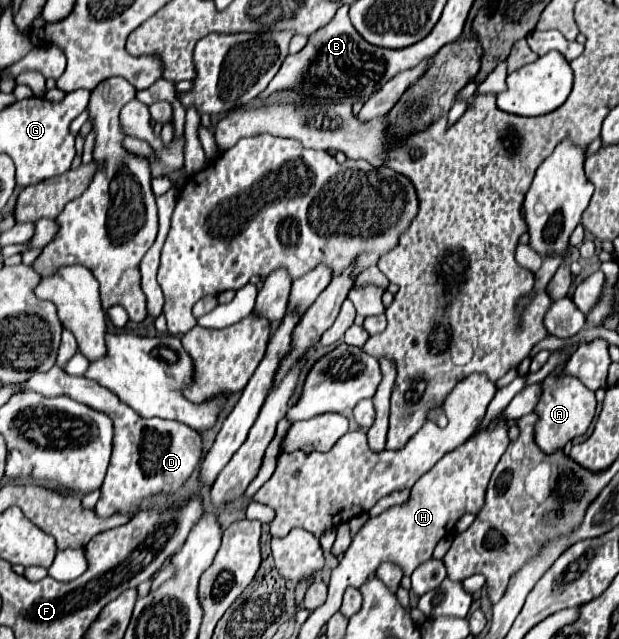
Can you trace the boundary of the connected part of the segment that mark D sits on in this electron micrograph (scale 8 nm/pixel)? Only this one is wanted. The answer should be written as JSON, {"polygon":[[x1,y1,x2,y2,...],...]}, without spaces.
{"polygon":[[53,367,47,373,33,375,23,383,25,389,41,393,45,397,67,395,95,411,109,415,113,421,113,455,107,469,107,477,101,487,101,499,95,507,97,515,109,517,115,513,137,513,143,499,149,499,155,493,175,493,193,473,201,459,201,435,183,423,163,421,163,419,145,419,137,415,129,405,121,403,117,395,99,387,85,377,73,377]]}

